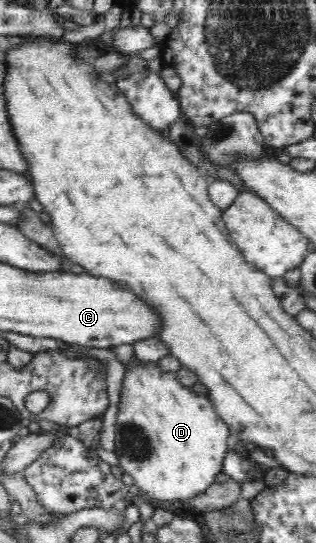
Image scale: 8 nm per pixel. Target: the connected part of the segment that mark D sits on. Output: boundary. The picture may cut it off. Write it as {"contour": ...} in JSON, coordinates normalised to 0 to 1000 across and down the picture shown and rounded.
{"contour":[[[443,669],[399,683],[386,727],[377,731],[373,773],[367,777],[361,834],[373,838],[373,858],[389,871],[424,880],[424,891],[475,917],[475,926],[598,924],[687,886],[706,867],[706,845],[722,834],[737,807],[709,773],[687,764],[671,738],[601,720],[573,707],[560,687],[519,687],[484,669]]]}

